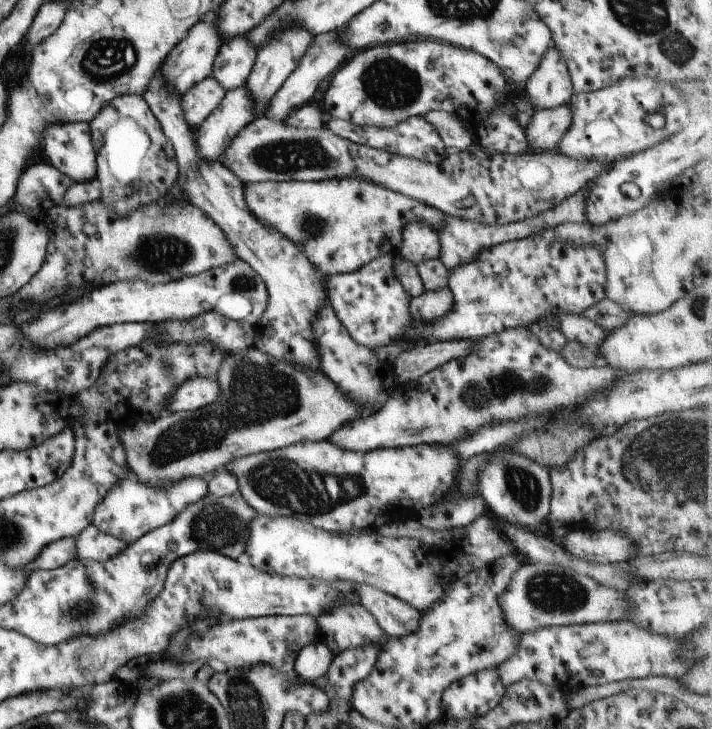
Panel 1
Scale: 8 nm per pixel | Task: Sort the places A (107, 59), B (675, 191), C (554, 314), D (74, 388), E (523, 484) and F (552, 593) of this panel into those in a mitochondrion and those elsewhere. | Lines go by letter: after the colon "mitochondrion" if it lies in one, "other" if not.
A: mitochondrion
B: other
C: other
D: other
E: mitochondrion
F: mitochondrion

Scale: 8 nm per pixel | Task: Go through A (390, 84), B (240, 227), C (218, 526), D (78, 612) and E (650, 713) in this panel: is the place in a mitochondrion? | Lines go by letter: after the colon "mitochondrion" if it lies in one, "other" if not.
A: mitochondrion
B: other
C: mitochondrion
D: mitochondrion
E: other

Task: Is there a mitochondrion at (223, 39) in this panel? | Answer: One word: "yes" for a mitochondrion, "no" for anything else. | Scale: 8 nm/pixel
no

